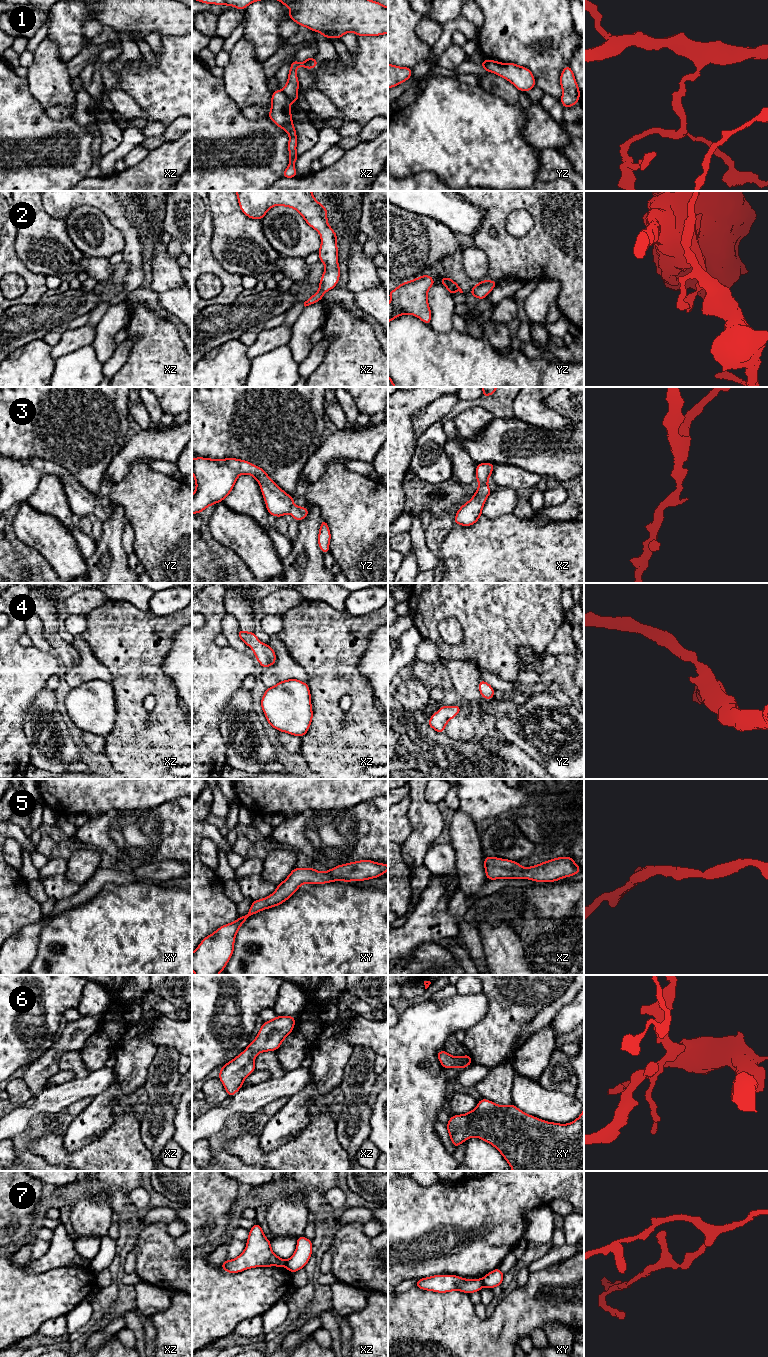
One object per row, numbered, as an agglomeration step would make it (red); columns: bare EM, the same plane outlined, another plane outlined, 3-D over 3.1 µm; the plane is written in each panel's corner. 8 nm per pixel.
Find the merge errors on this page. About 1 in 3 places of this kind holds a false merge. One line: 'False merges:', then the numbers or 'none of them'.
False merges: 1, 2, 7

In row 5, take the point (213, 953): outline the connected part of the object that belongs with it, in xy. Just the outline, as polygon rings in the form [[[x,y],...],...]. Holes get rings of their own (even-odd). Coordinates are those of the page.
[[[360,860],[338,865],[320,872],[314,868],[294,868],[276,890],[263,899],[252,902],[249,912],[236,921],[223,925],[205,937],[192,952],[192,971],[195,975],[218,975],[223,972],[233,951],[236,934],[241,925],[253,914],[280,905],[288,900],[304,883],[325,884],[333,881],[363,881],[386,873],[387,864]]]

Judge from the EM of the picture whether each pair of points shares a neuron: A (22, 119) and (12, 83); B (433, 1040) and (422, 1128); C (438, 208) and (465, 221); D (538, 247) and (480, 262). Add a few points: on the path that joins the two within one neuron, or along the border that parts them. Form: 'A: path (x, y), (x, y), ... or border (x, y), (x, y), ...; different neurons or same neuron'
A: path (13, 110), (12, 92); same neuron
B: path (414, 1062), (414, 1106); same neuron
C: path (445, 208), (450, 208), (458, 215); same neuron
D: border (471, 246), (478, 247), (486, 256), (487, 279); different neurons

